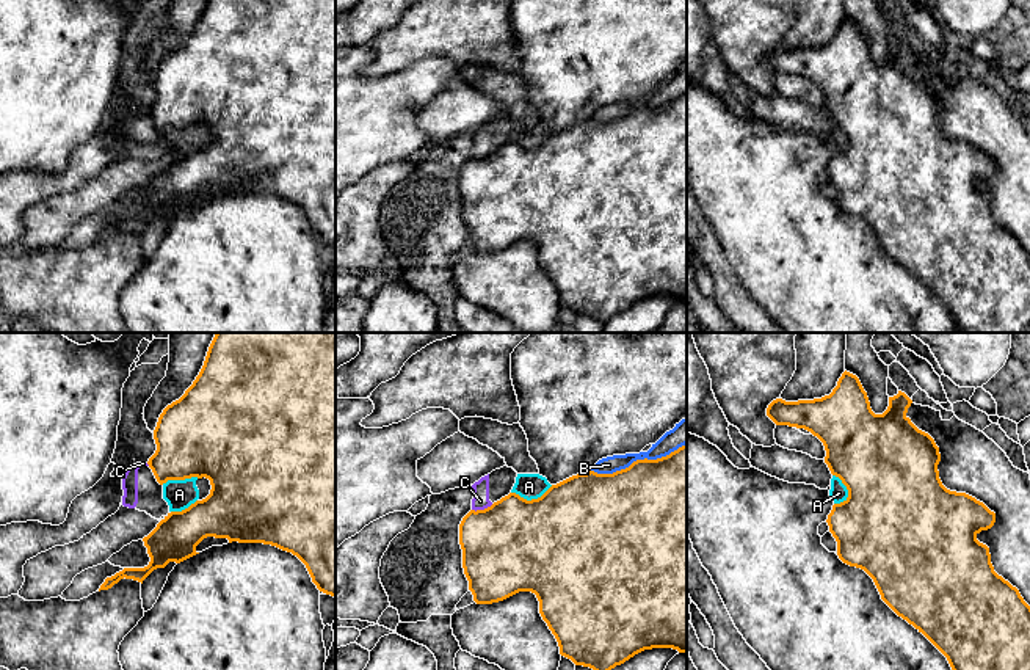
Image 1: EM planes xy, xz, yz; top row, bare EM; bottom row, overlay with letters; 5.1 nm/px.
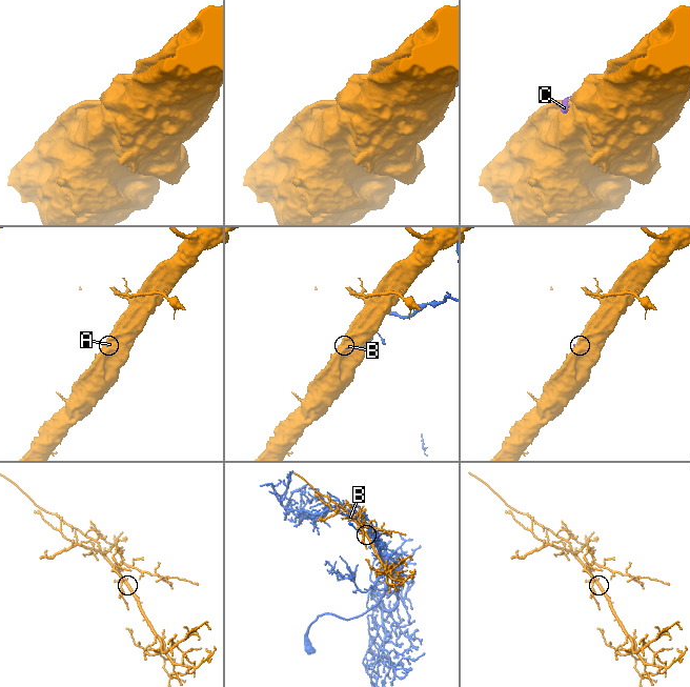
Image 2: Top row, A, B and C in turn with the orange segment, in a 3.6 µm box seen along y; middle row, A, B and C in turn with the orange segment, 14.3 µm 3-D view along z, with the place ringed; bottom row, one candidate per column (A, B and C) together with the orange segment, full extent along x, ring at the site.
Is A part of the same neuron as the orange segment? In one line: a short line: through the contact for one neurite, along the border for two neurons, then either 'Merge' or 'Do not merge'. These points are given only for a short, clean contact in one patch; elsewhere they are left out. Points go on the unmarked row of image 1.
Line: xz (552, 134), (540, 145), (530, 148), (511, 142). Do not merge

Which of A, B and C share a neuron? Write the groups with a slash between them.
A C / B

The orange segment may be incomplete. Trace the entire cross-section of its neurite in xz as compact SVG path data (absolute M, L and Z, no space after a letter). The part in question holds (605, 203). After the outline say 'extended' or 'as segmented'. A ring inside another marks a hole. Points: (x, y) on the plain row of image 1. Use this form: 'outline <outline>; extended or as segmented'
outline M687 93L657 108L636 108L629 116L613 122L589 119L572 124L552 133L538 147L527 149L516 141L510 141L484 158L470 158L459 173L459 193L464 223L473 249L477 253L492 253L519 240L535 242L539 249L539 262L555 284L560 303L575 314L589 315L604 325L644 298L673 297L687 301Z; as segmented

